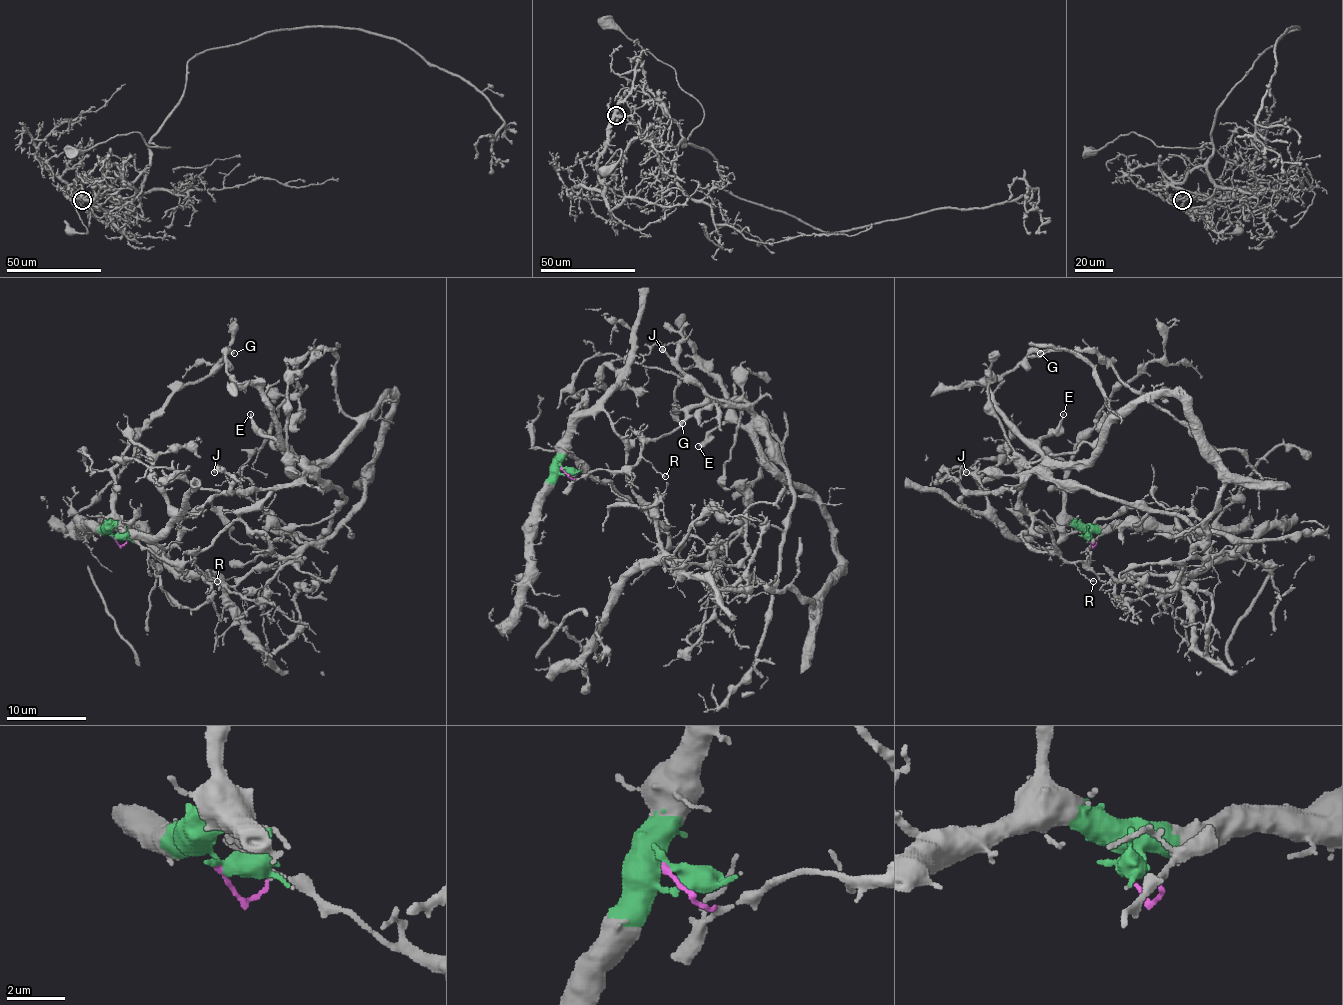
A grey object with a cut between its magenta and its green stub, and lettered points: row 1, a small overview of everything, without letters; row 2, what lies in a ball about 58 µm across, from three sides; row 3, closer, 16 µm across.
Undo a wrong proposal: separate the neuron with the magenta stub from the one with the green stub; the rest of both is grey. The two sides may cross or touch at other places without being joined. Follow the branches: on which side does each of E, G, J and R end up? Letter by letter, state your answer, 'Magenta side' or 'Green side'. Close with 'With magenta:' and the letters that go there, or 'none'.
E: Magenta side
G: Magenta side
J: Magenta side
R: Magenta side
With magenta: E, G, J, R

